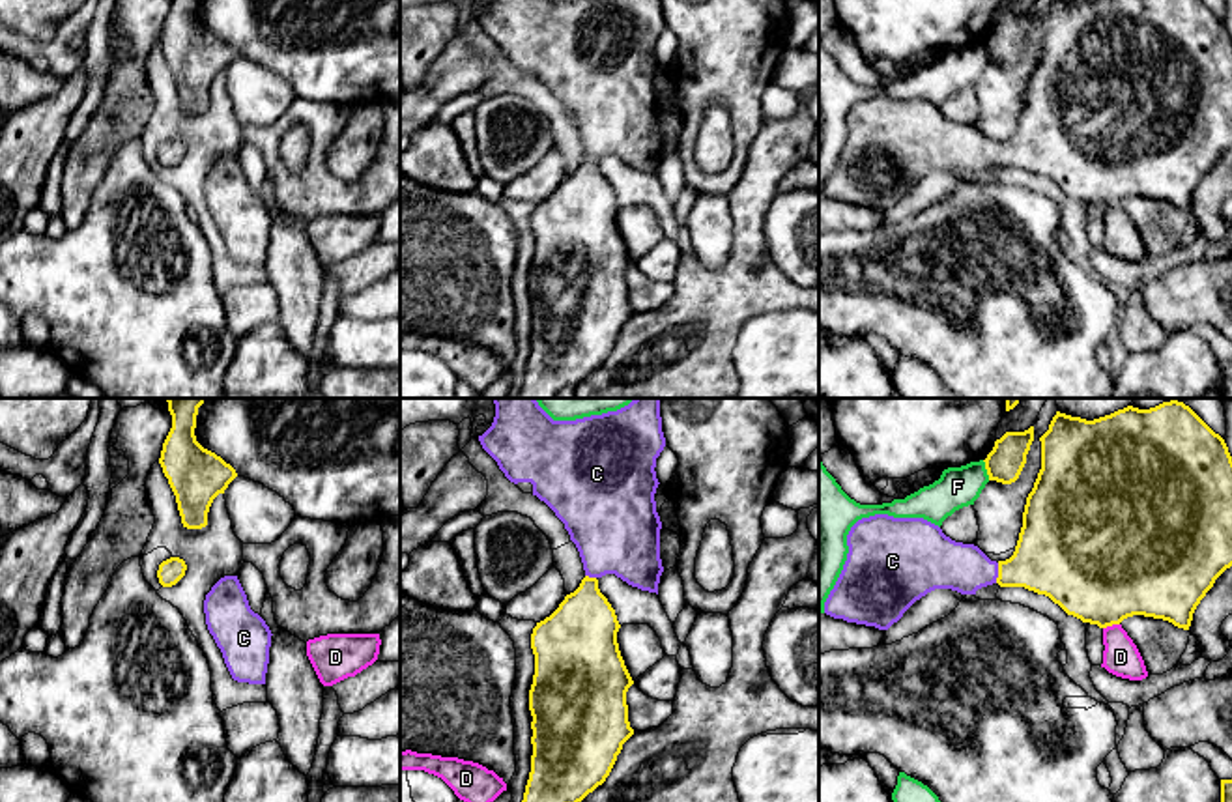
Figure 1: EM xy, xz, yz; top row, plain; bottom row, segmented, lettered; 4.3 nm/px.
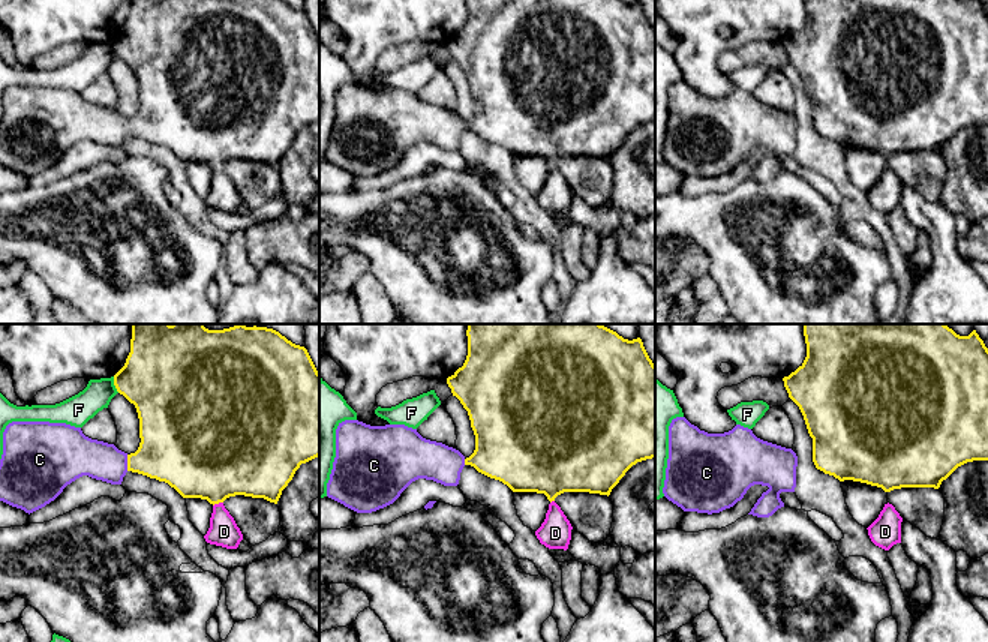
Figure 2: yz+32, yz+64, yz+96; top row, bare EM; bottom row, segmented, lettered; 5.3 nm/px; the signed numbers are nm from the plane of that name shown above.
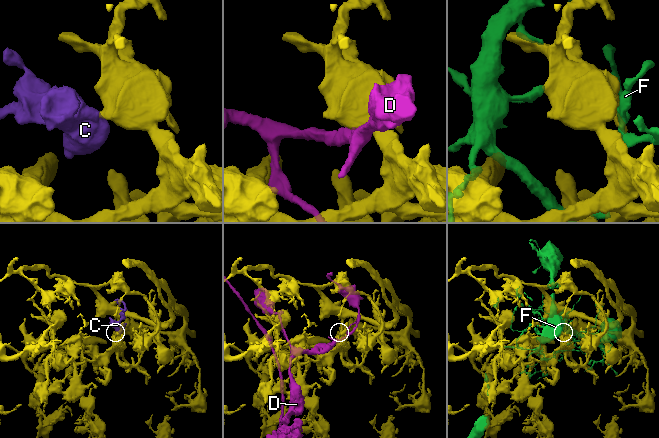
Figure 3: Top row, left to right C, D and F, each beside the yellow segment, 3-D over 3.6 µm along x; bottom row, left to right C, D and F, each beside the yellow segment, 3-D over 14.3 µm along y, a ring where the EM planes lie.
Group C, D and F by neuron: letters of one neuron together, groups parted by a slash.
C / D / F

